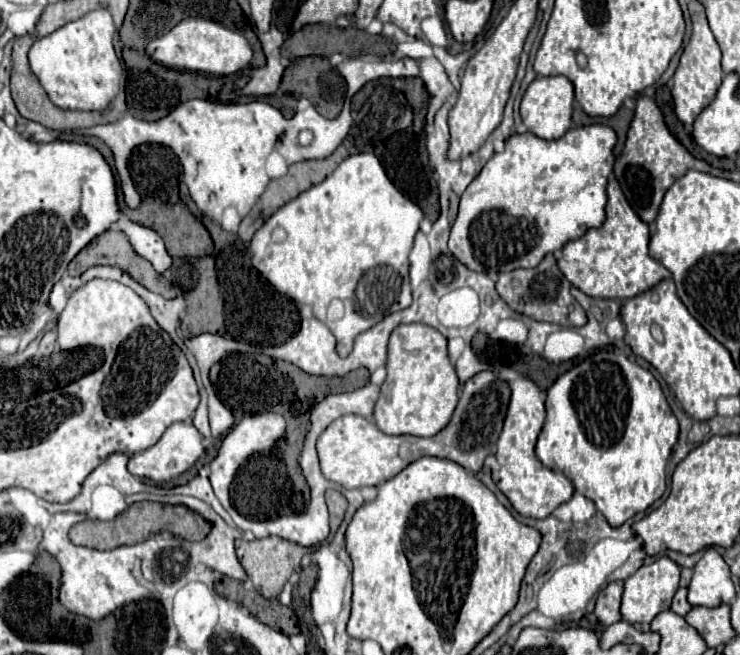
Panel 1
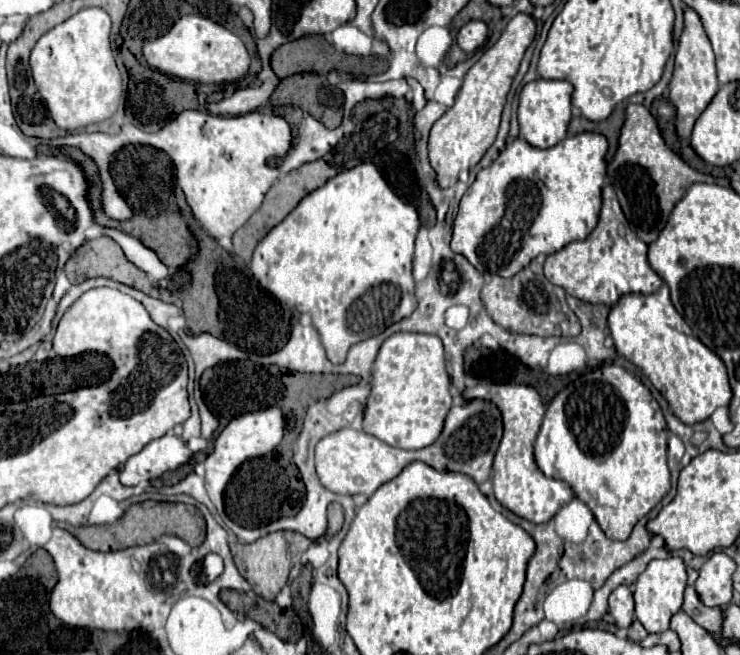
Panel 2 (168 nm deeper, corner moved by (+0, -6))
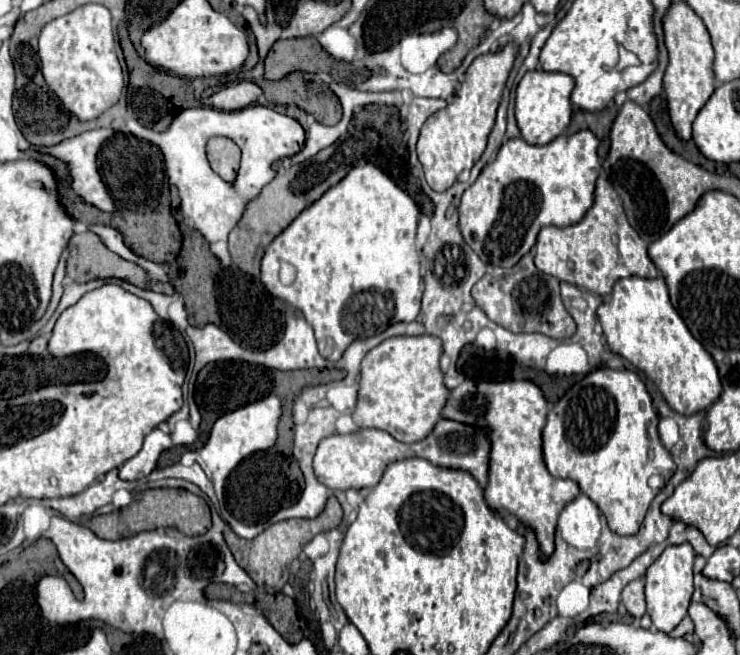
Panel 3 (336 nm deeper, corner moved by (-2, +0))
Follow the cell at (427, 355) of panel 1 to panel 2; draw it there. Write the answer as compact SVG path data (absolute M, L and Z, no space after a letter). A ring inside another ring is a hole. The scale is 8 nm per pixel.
M397 332L383 342L377 354L363 430L389 446L403 450L425 448L443 430L443 420L451 410L449 388L451 378L447 374L441 338L419 332Z

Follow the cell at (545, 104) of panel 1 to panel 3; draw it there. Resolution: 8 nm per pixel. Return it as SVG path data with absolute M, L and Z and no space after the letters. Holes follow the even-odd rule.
M543 70L527 72L515 92L515 118L521 130L521 138L529 144L543 146L561 136L571 120L571 92L573 78L569 74Z

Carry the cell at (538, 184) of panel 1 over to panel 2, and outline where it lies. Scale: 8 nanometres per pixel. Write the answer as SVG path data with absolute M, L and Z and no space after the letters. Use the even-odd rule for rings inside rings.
M595 132L569 136L547 150L515 138L463 194L451 250L465 256L479 272L511 278L539 254L555 254L571 242L585 240L601 212L607 148L607 138Z

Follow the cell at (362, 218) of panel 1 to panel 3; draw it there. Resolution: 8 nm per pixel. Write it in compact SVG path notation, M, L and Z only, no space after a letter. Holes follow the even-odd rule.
M365 164L365 166L357 166L349 172L349 176L345 176L345 180L341 180L341 184L329 188L329 192L325 192L325 196L321 196L321 200L317 200L317 204L309 206L305 212L301 212L301 216L297 216L297 220L293 224L289 224L289 228L285 232L281 232L281 236L277 236L277 240L273 240L273 244L269 244L269 248L265 250L265 256L261 260L261 282L265 284L265 288L275 296L281 298L285 302L289 302L291 306L295 306L299 312L303 312L303 316L307 318L307 322L311 324L313 332L315 332L315 340L319 346L319 354L331 362L337 362L341 358L341 354L345 352L345 348L353 342L353 340L363 340L369 336L375 336L377 332L383 332L385 328L389 328L391 324L397 322L413 322L419 314L419 306L421 306L421 256L415 248L415 230L417 230L417 218L419 218L419 208L417 204L411 200L411 196L407 192L403 192L387 174L383 174L379 168L375 168L373 164ZM281 262L287 262L291 266L297 268L297 278L291 286L285 286L279 282L279 266Z

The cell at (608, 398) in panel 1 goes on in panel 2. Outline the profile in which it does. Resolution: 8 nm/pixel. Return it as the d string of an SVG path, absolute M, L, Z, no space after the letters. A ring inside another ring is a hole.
M605 364L581 374L547 405L539 436L535 440L535 462L545 476L567 482L575 496L591 506L593 516L607 538L623 540L631 534L635 522L655 508L671 488L667 436L667 422L649 388L641 380L633 378L625 368Z

